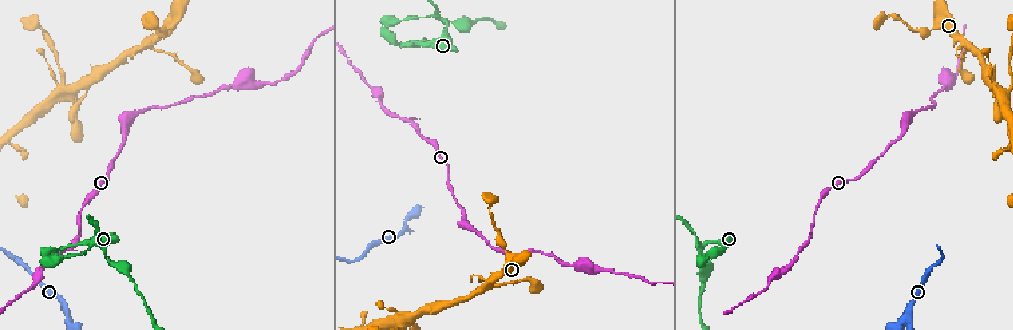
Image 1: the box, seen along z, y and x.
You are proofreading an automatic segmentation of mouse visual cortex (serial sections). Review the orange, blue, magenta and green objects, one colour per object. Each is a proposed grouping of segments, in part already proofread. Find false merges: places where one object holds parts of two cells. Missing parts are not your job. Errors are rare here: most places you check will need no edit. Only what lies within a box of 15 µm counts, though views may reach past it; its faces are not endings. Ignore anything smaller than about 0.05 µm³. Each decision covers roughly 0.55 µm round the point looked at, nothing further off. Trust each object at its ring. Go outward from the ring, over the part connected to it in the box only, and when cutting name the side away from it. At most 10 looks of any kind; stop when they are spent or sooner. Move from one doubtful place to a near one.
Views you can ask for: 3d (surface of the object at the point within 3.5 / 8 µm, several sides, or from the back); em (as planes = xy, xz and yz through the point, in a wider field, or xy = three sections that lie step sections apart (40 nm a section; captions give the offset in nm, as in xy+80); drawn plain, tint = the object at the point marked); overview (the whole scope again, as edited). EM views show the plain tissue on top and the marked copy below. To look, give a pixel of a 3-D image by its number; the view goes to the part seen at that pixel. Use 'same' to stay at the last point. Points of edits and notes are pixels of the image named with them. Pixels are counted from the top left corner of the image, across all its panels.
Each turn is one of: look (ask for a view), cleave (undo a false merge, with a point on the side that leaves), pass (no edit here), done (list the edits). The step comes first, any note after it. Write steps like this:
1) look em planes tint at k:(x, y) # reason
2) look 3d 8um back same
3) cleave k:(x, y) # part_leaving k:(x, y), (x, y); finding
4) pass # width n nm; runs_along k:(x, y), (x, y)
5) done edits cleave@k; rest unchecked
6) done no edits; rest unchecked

look 3d 3.5um at 1:(388, 22)

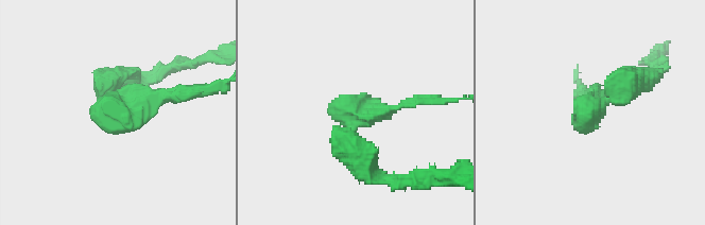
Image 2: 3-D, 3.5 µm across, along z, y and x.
look em planes tint at 2:(597, 107) # now the EM

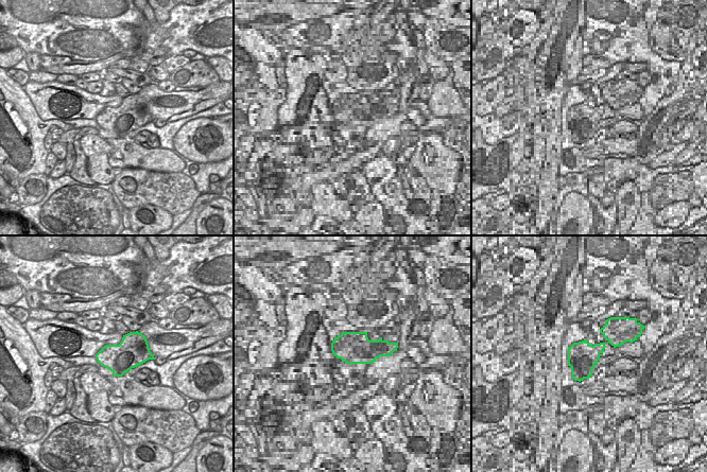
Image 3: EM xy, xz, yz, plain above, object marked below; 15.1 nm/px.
pass # runs_along 2:(648, 81), (618, 84), (578, 117); continuous, no second cell

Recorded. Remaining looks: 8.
look em xy step 1 tint at 1:(703, 249) # two arms in line, one across

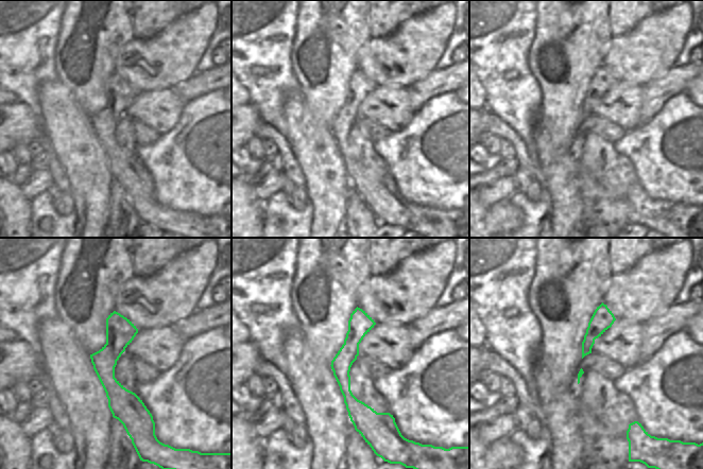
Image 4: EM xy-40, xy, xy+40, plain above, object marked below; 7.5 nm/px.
look 3d 3.5um same

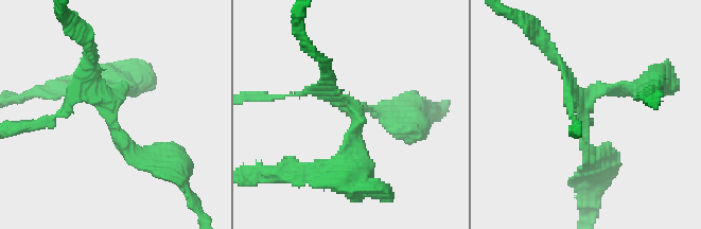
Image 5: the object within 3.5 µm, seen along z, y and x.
pass # all the same cell

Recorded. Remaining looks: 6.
look 3d 8um at 1:(485, 284) # three-way junction

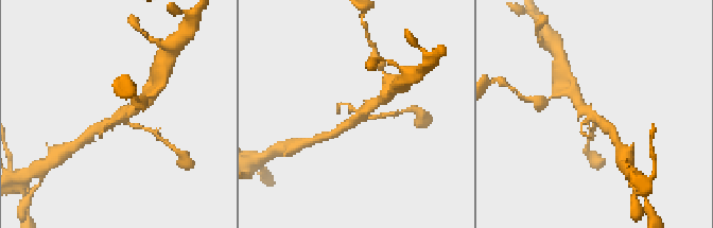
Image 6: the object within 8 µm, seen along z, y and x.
look em xy step 2 tint at 6:(591, 117)

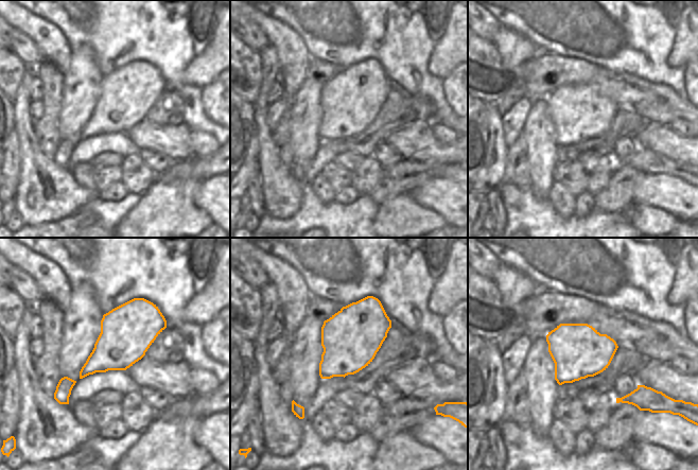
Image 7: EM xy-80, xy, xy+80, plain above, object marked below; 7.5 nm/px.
pass # runs_along 6:(382, 101), (375, 103), (335, 133); one cell here

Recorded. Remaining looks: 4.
look 3d 3.5um at 1:(68, 313) # a fork

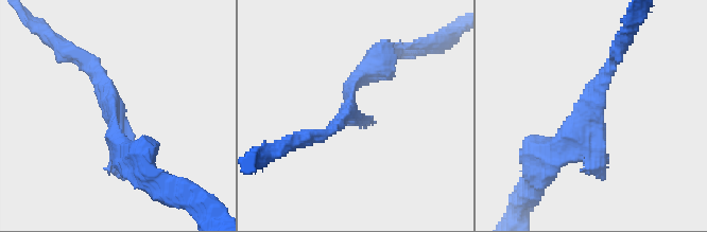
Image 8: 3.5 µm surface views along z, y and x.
look em planes tint at 8:(591, 109)

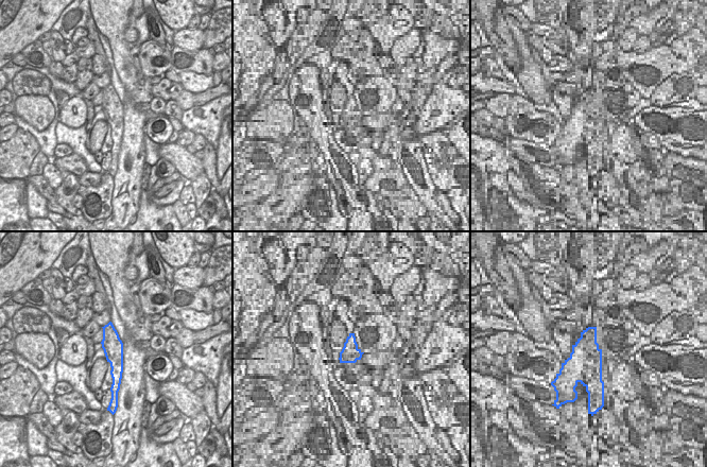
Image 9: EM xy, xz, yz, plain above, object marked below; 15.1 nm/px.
pass # width 320 nm; runs_along 9:(109, 326), (117, 384); all the same cell

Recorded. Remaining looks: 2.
done no edits; rest unchecked

